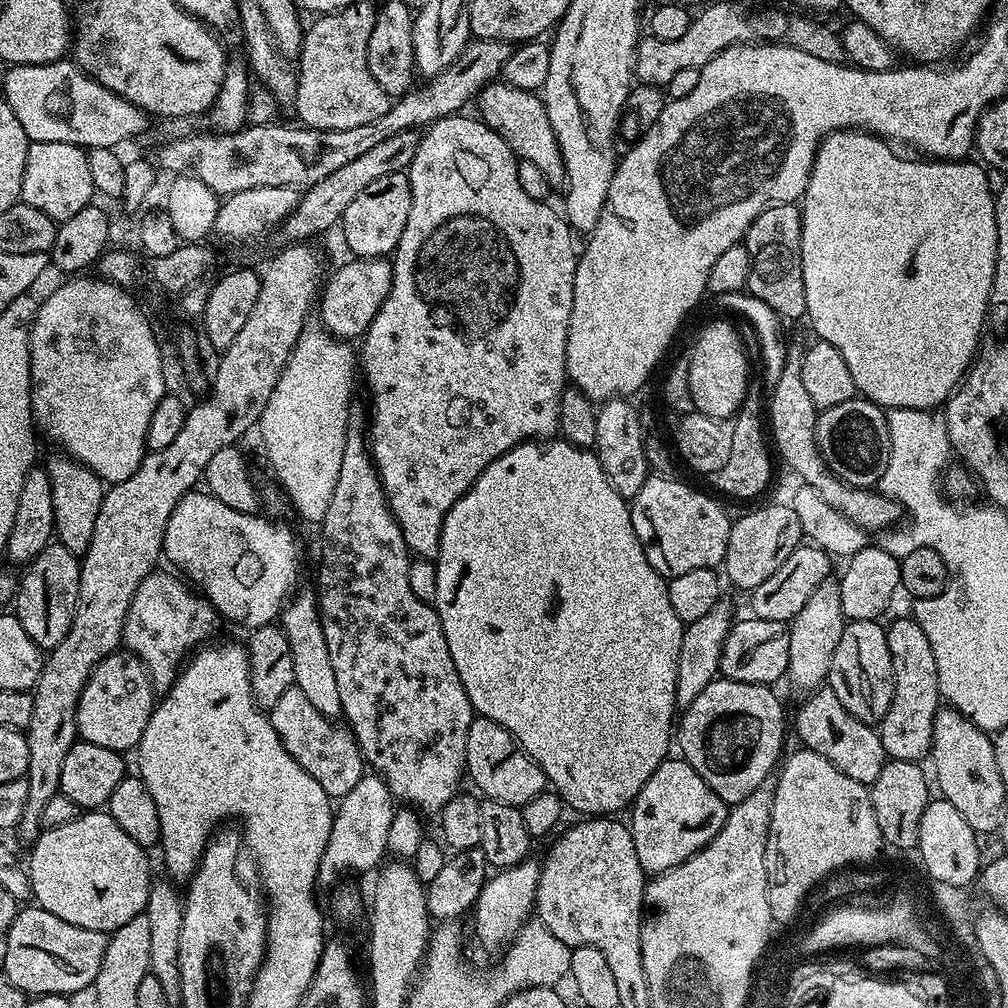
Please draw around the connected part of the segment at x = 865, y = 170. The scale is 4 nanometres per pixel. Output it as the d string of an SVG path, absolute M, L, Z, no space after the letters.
M863 130L831 132L831 134L821 142L820 148L817 150L816 157L812 163L810 178L808 179L808 185L802 197L802 207L800 210L800 217L802 218L802 278L804 279L804 297L806 298L806 306L808 307L806 320L812 323L812 328L816 331L815 335L819 337L819 339L830 342L830 346L834 346L838 350L838 354L842 354L843 360L846 361L846 367L850 369L850 378L854 378L854 382L856 383L856 391L863 399L870 400L874 404L879 404L880 407L885 410L891 410L893 408L909 408L910 410L930 408L936 410L955 392L956 385L964 379L965 372L971 368L972 357L976 347L980 344L980 333L984 330L984 319L988 313L988 299L990 298L992 279L994 278L994 270L996 269L996 247L998 246L996 198L987 181L985 169L981 167L979 163L976 163L977 165L971 164L971 159L933 160L931 158L916 158L920 160L907 160L906 157L899 156L895 150L897 151L889 141L879 136L873 136L871 132L865 132Z

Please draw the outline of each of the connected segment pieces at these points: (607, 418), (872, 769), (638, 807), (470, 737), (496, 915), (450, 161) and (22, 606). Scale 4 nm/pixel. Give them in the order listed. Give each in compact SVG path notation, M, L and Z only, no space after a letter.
M617 398L605 400L599 405L596 413L598 434L594 451L610 486L618 490L620 497L631 502L638 490L642 490L642 486L647 482L650 469L644 453L644 424L639 414L628 403L627 399Z
M827 686L811 693L805 700L808 701L796 712L796 736L804 743L801 745L809 752L822 754L822 758L842 770L846 778L854 778L854 782L871 786L878 774L882 774L882 766L886 762L879 731L873 725L854 718L854 714L838 702Z
M684 759L663 760L658 770L650 774L646 786L642 786L636 795L636 803L630 808L634 850L638 850L638 862L645 873L668 872L700 848L705 848L714 834L722 830L729 811L729 805L706 786L704 779Z
M477 715L466 734L466 762L464 763L467 779L476 783L475 791L481 797L494 802L506 802L520 808L530 798L545 791L544 772L521 750L512 735L498 722Z
M529 858L512 868L501 868L484 881L484 888L476 899L470 919L476 931L476 940L486 951L499 953L507 948L533 915L540 877L540 864L534 860Z
M464 115L443 116L441 120L433 120L431 124L427 125L426 131L420 137L418 150L414 154L410 166L406 169L406 175L410 182L410 194L412 195L410 218L406 218L406 230L402 230L402 238L398 242L394 255L391 257L392 285L390 286L390 294L386 294L386 298L374 318L374 322L370 322L367 332L364 333L362 337L364 345L358 348L358 364L362 372L364 368L364 380L368 383L369 390L372 391L370 451L372 460L376 463L376 472L380 475L380 485L384 487L384 499L388 501L388 508L392 511L393 518L396 519L398 526L402 530L404 545L407 546L409 553L413 557L430 561L435 561L436 554L440 551L440 535L442 534L442 526L444 525L446 514L454 506L454 502L458 502L458 498L462 498L462 494L466 494L466 490L479 478L482 470L486 466L490 466L490 462L494 462L499 456L506 454L514 446L535 441L537 438L552 438L557 435L560 427L560 399L566 387L566 338L570 330L570 318L572 317L572 307L574 306L574 274L576 273L576 261L578 259L578 248L572 245L574 232L567 219L557 209L556 213L551 208L551 203L530 198L530 194L525 194L522 190L522 185L518 182L518 157L512 153L510 146L506 146L504 139L490 125L485 124L483 120L479 118L471 120L470 117Z
M49 542L33 558L31 564L23 569L23 572L18 580L14 614L22 622L22 627L26 630L26 634L30 634L30 638L34 638L34 642L40 649L51 650L58 646L58 642L62 642L62 638L66 638L76 613L78 586L80 585L80 560L74 554L70 554L70 550L66 550L66 546L62 546L58 542Z

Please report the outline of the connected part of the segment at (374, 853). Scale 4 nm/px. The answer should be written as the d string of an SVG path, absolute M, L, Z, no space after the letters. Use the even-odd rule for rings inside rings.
M366 774L360 779L358 786L350 790L350 794L339 797L332 817L330 838L322 854L319 883L332 886L344 878L339 876L344 876L347 872L368 872L372 867L375 869L388 852L393 811L394 797L390 794L388 783L375 774Z

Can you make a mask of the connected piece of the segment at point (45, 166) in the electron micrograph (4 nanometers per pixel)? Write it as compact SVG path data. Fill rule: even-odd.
M32 142L26 154L20 200L42 210L51 220L63 222L74 218L78 210L93 203L96 187L90 178L87 151L70 142Z

